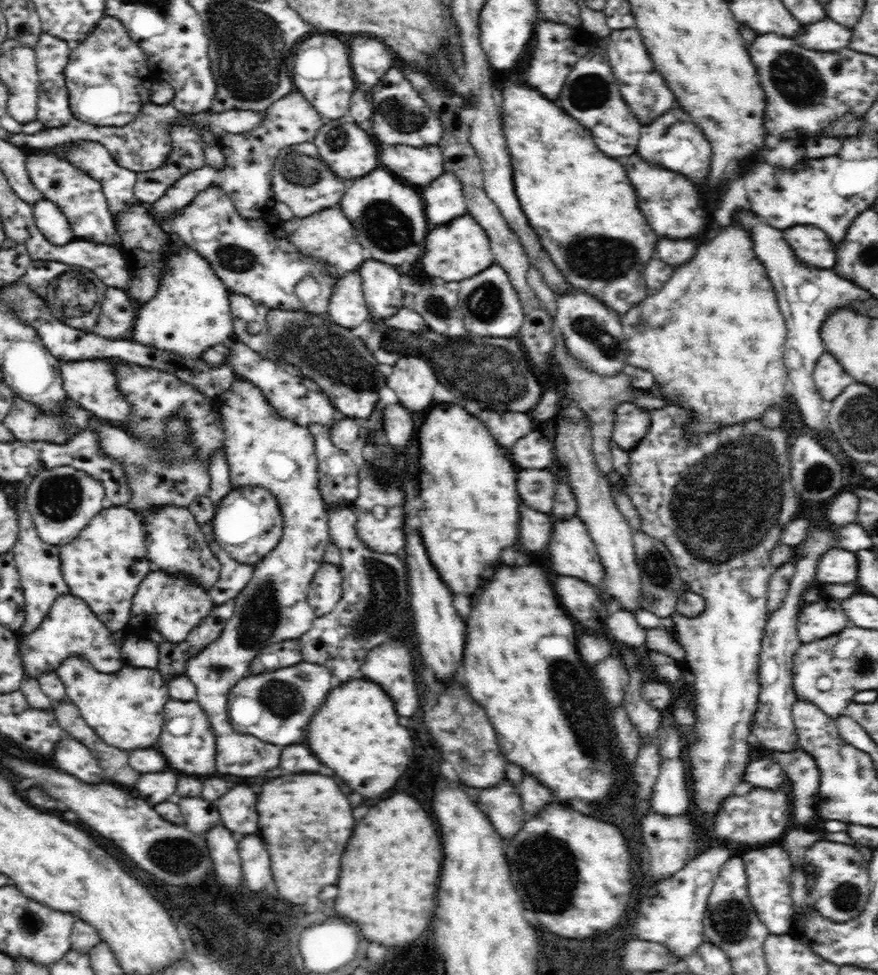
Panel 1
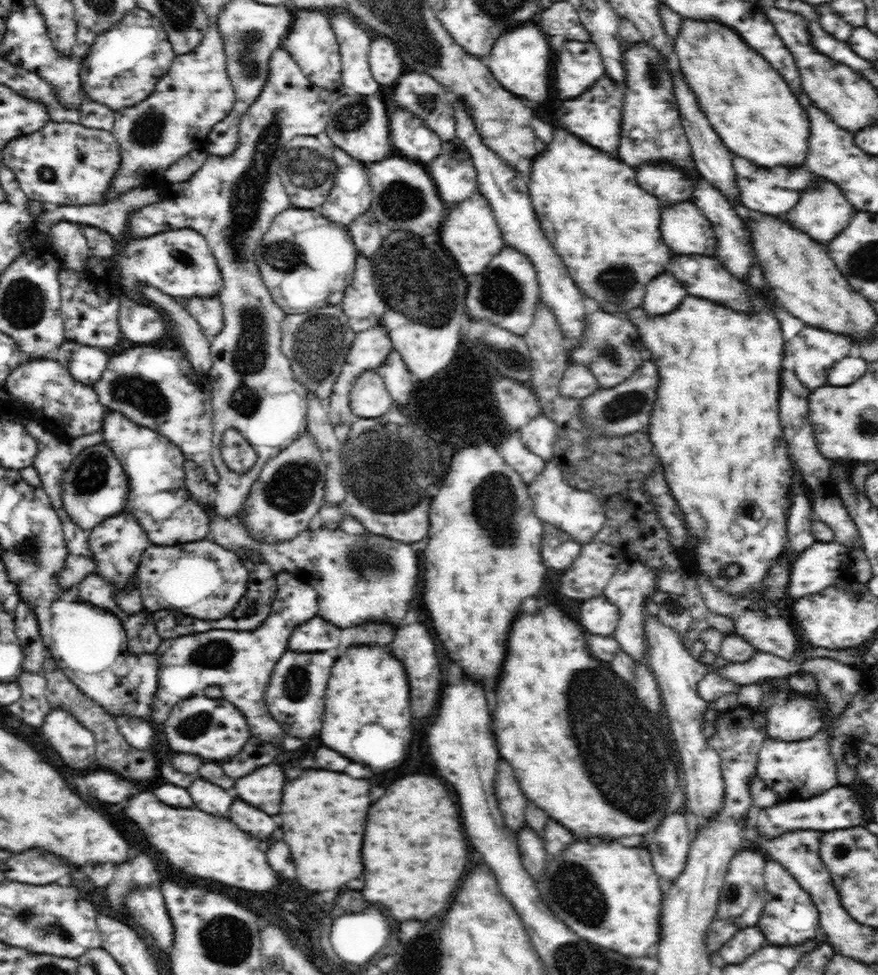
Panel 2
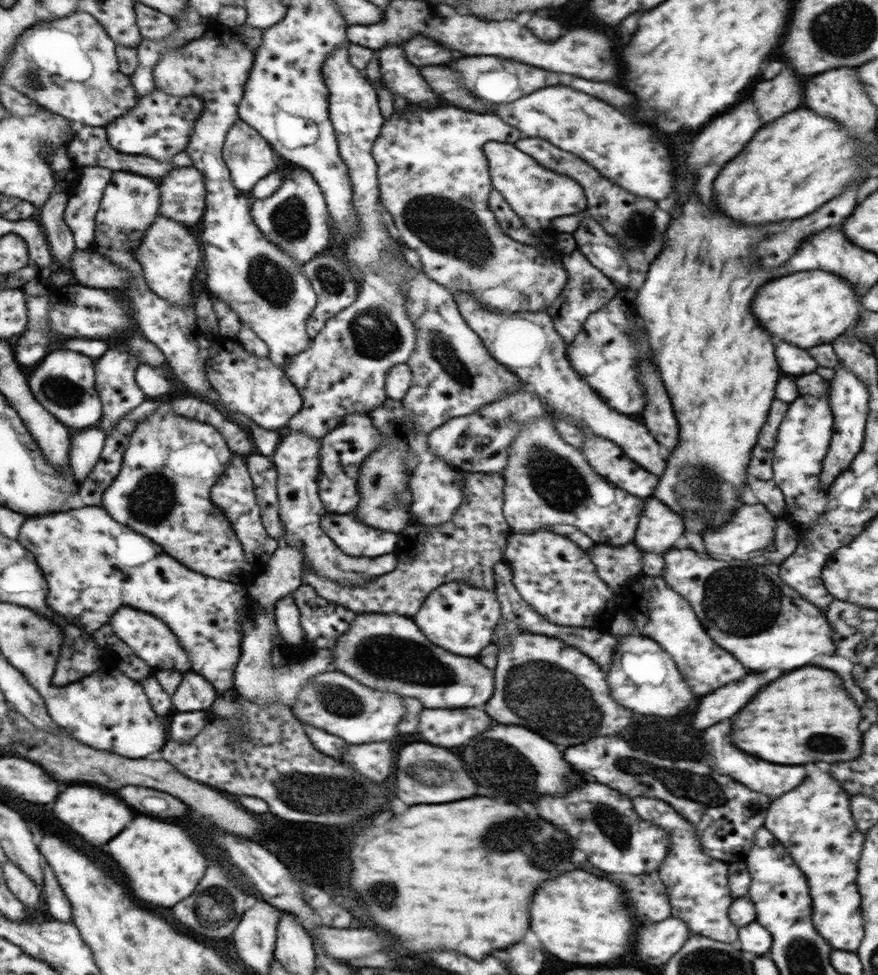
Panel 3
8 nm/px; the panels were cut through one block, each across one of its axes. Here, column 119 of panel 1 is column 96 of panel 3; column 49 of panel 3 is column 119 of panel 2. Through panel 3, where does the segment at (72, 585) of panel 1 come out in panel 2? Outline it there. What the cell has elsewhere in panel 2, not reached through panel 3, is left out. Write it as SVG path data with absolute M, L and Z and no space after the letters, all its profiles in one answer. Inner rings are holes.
M123 512L90 529L88 543L90 543L92 557L94 557L94 573L102 575L112 582L112 585L116 585L116 605L130 614L144 610L140 592L133 584L136 580L141 556L151 545L150 538L143 526L131 516L131 513Z

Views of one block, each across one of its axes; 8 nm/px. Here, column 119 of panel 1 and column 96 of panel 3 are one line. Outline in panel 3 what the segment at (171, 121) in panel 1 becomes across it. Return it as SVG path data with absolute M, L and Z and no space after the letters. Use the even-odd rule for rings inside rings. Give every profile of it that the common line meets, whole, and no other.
M77 126L78 131L68 144L68 153L82 167L110 167L113 171L128 171L158 179L170 174L176 165L144 155L129 155L112 148L105 127Z

